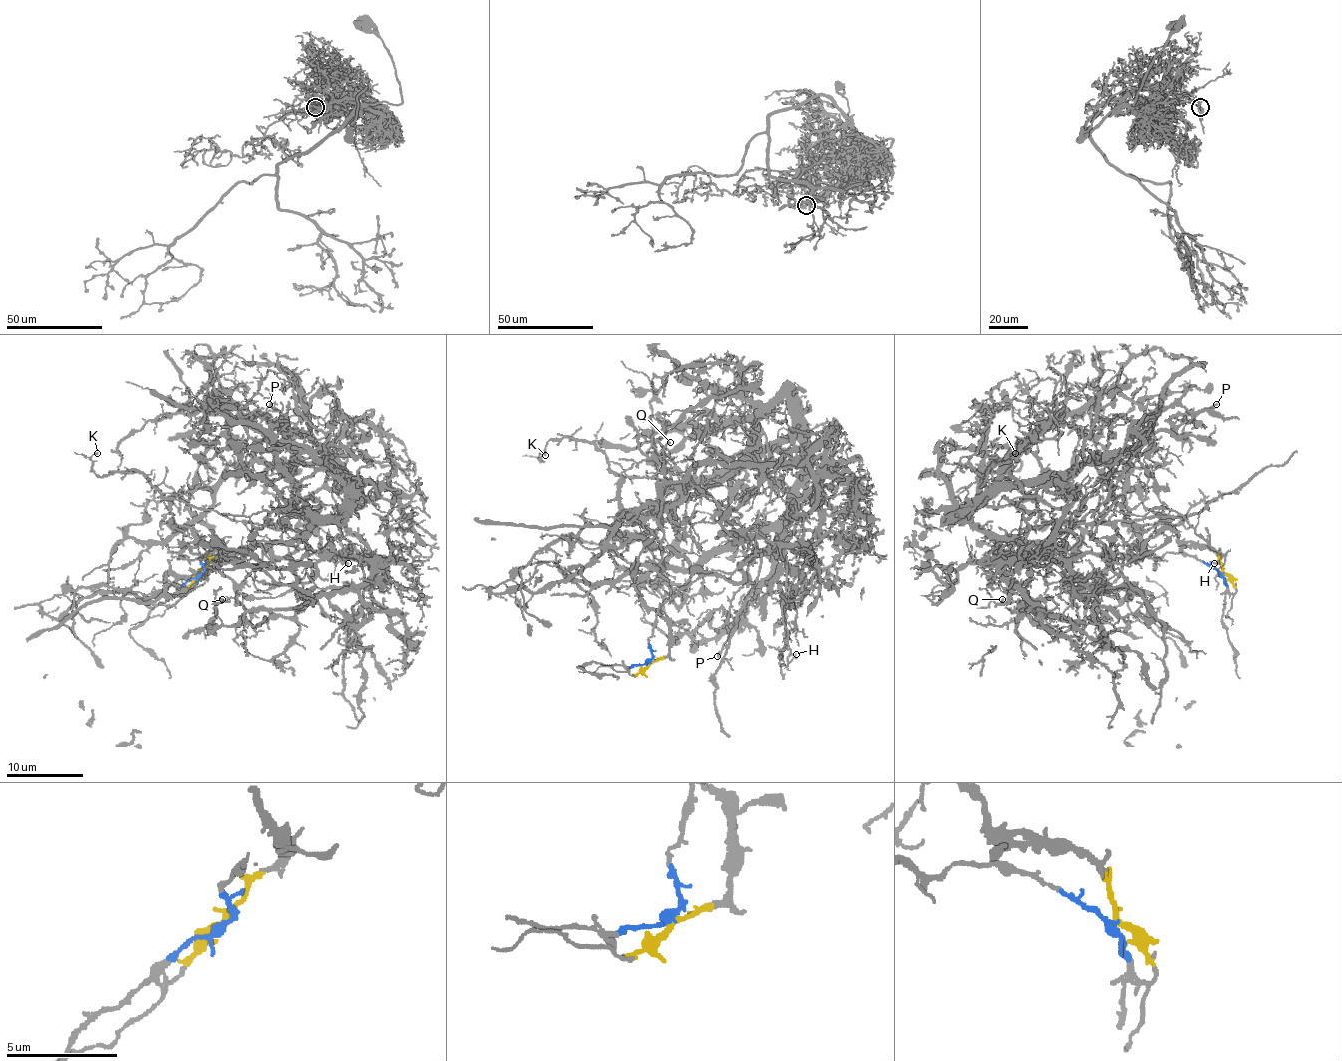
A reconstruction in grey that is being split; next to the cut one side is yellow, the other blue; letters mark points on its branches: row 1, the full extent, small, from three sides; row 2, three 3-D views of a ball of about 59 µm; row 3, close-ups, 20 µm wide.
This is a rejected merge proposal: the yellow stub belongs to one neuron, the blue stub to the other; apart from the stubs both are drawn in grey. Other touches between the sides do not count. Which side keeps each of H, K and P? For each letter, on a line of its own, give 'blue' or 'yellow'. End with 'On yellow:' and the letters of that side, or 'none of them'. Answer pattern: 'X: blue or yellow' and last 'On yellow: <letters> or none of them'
H: blue
K: blue
P: yellow
On yellow: P

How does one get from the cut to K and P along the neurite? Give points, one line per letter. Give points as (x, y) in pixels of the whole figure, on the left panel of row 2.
K: (201, 573), (209, 552), (277, 562), (307, 523), (170, 500), (141, 473), (101, 477), (97, 454)
P: (201, 573), (221, 544), (188, 510), (197, 488), (255, 461), (331, 459), (298, 430), (280, 428), (269, 403)

